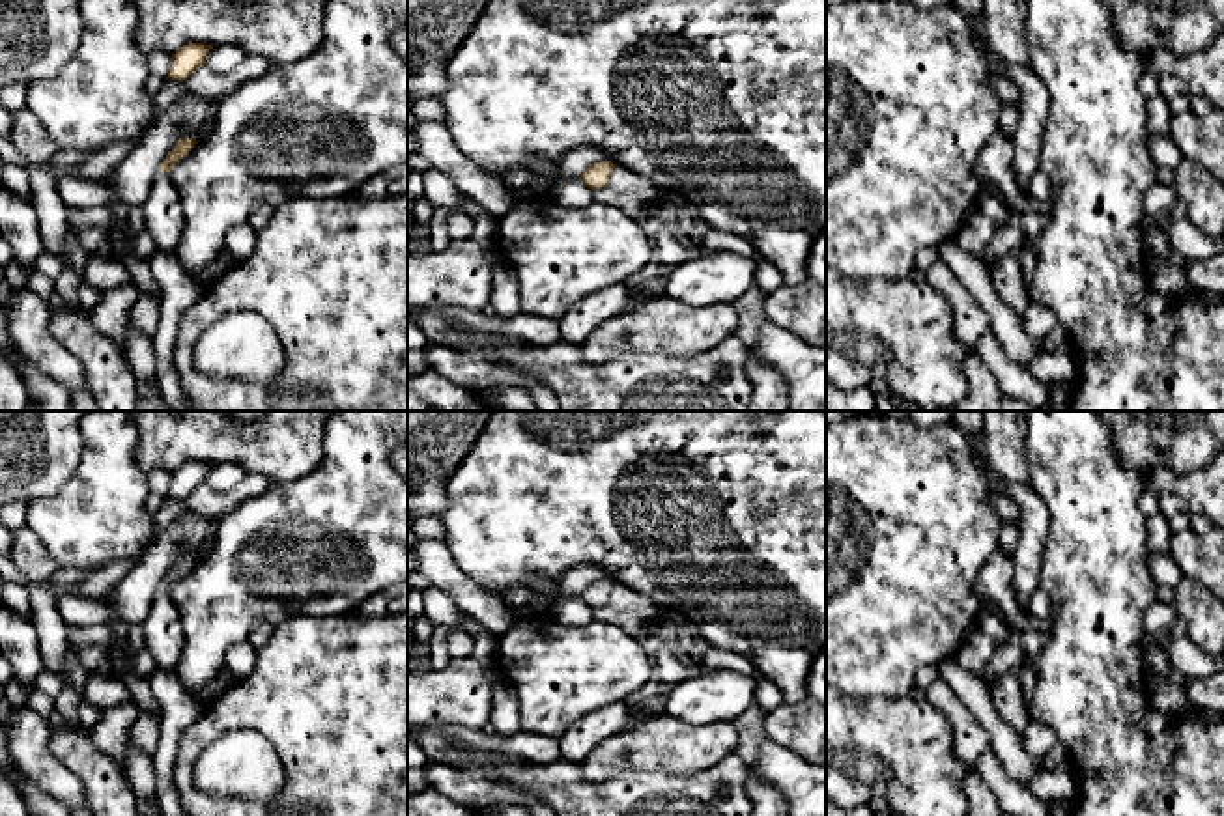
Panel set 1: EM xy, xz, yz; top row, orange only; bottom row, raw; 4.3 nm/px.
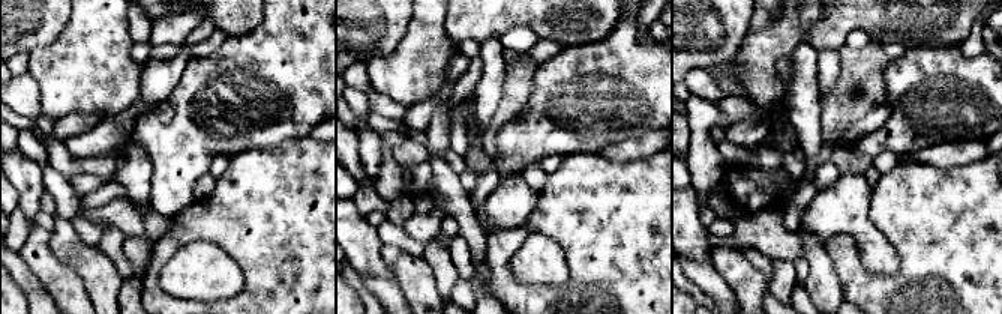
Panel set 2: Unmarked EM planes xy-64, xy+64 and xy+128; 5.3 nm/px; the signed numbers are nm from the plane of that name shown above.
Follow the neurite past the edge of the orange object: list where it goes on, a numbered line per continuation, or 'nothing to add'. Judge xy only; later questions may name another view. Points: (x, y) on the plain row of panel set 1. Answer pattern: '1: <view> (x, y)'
1: xy (163, 632)

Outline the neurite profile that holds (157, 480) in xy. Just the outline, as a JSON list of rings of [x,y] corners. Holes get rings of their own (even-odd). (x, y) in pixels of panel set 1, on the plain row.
[[[157,469],[157,471],[148,472],[149,493],[155,493],[159,497],[166,497],[168,487],[170,487],[170,480],[172,480],[172,472],[168,472],[168,471]]]

